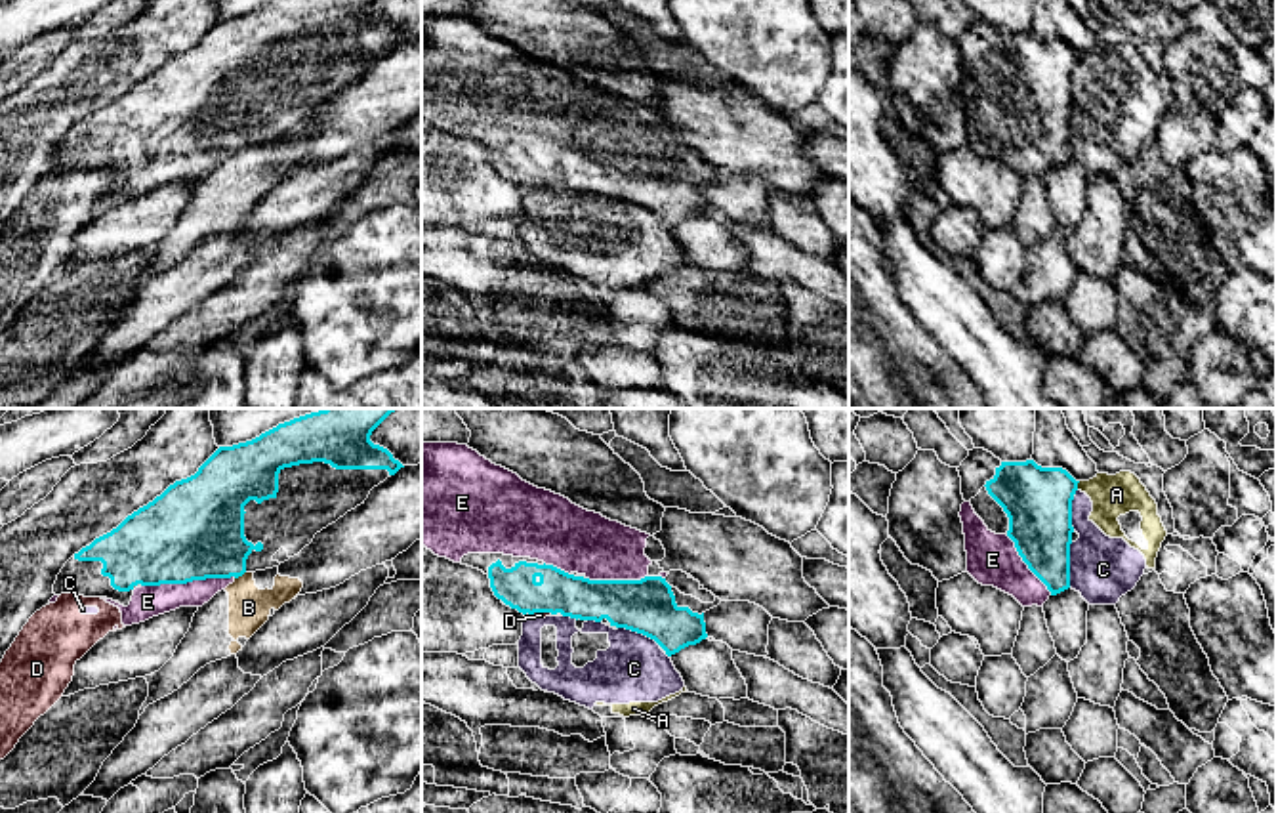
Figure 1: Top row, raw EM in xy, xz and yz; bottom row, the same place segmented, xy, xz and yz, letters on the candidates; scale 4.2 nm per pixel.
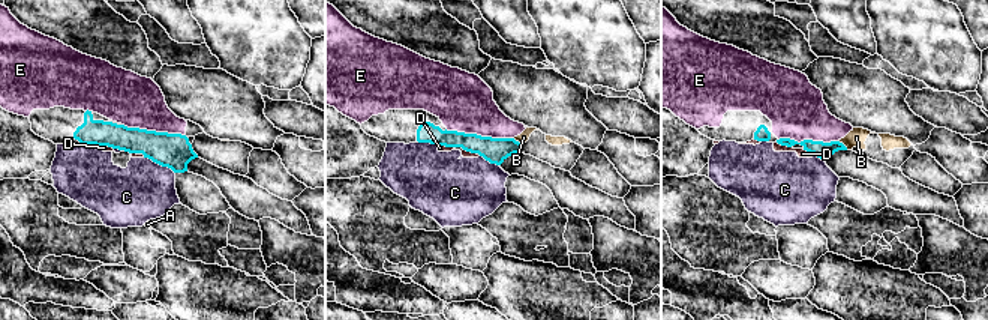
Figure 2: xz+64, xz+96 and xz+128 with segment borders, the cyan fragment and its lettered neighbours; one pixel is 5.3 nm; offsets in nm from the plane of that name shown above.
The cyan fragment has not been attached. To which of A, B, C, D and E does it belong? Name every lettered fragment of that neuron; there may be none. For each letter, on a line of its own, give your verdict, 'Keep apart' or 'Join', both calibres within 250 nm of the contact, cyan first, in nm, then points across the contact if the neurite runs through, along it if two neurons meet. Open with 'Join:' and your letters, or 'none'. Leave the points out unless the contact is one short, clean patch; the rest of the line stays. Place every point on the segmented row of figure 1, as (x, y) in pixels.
Join: E
A: Keep apart. Thickness 280 nm (cyan) against 180 nm
B: Keep apart. Thickness 400 nm (cyan) against 180 nm. Boundary: xy (245, 571), (235, 579)
C: Keep apart. Thickness 280 nm (cyan) against 280 nm
D: Keep apart. Thickness 180 nm (cyan) against 30 nm
E: Join. Thickness 420 nm (cyan) against 140 nm

